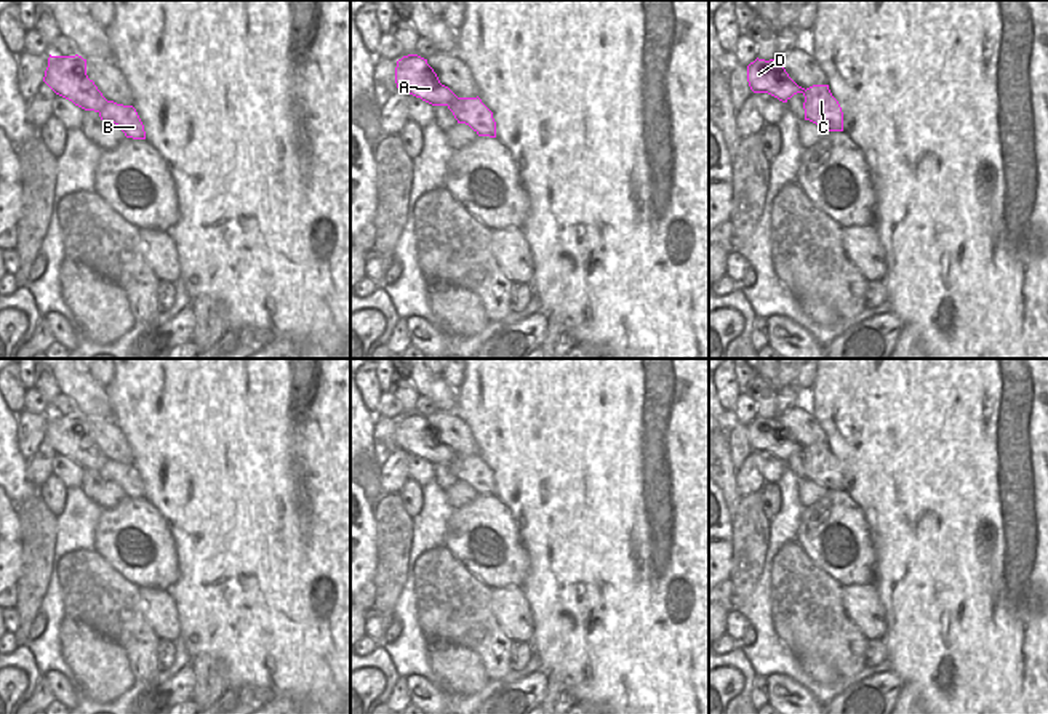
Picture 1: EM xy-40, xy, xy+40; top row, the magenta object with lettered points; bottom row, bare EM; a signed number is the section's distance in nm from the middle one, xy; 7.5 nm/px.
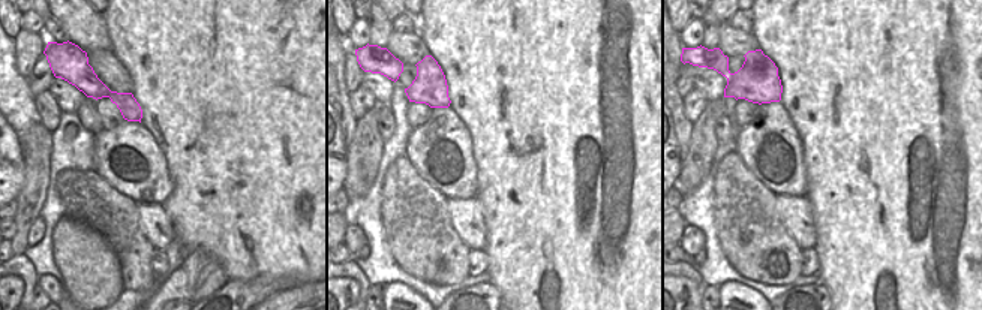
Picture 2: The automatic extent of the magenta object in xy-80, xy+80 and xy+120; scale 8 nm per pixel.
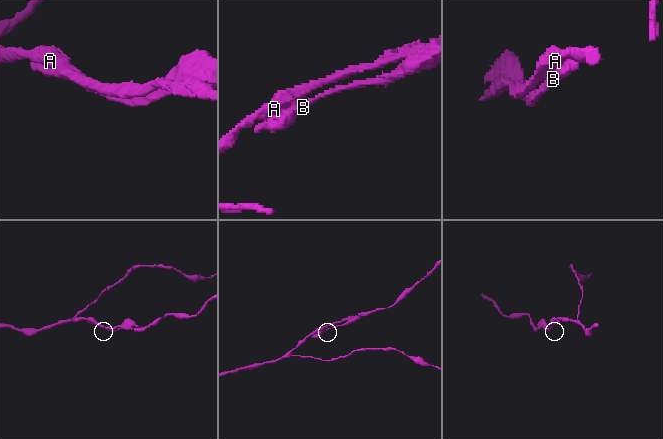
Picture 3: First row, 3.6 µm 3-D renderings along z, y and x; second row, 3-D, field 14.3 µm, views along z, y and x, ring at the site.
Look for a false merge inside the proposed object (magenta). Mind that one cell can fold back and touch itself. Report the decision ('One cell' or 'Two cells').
Two cells.

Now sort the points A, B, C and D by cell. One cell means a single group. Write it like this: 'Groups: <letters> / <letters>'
Groups: A D / B C.

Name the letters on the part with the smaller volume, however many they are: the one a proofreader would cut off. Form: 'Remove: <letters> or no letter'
Remove: B, C

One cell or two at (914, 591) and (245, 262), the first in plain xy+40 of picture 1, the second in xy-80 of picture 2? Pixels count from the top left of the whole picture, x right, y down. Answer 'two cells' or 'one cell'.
one cell

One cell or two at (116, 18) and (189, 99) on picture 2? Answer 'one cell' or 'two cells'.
one cell

